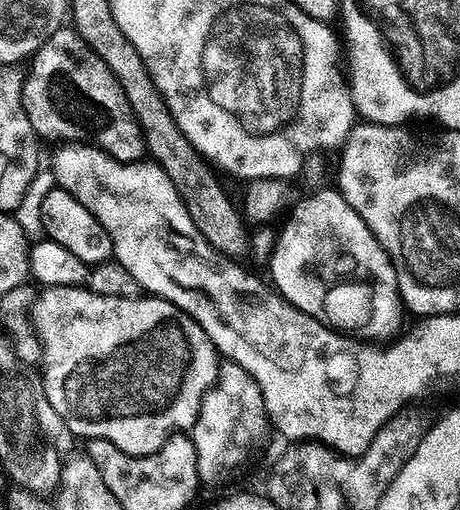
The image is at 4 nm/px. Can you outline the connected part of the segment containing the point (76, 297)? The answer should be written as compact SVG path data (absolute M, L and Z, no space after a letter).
M54 286L52 288L41 287L35 293L30 309L32 329L35 332L35 339L40 340L40 365L44 381L44 393L50 398L50 406L63 419L67 431L72 432L73 437L84 436L94 440L105 440L114 442L118 450L122 450L131 456L149 456L154 454L171 436L187 433L194 426L198 418L198 410L202 404L202 398L216 380L216 369L218 367L218 353L210 342L206 330L194 322L192 316L187 316L178 306L174 306L168 300L162 300L151 294L141 294L134 298L106 298L102 294L94 294L91 288L81 286Z

